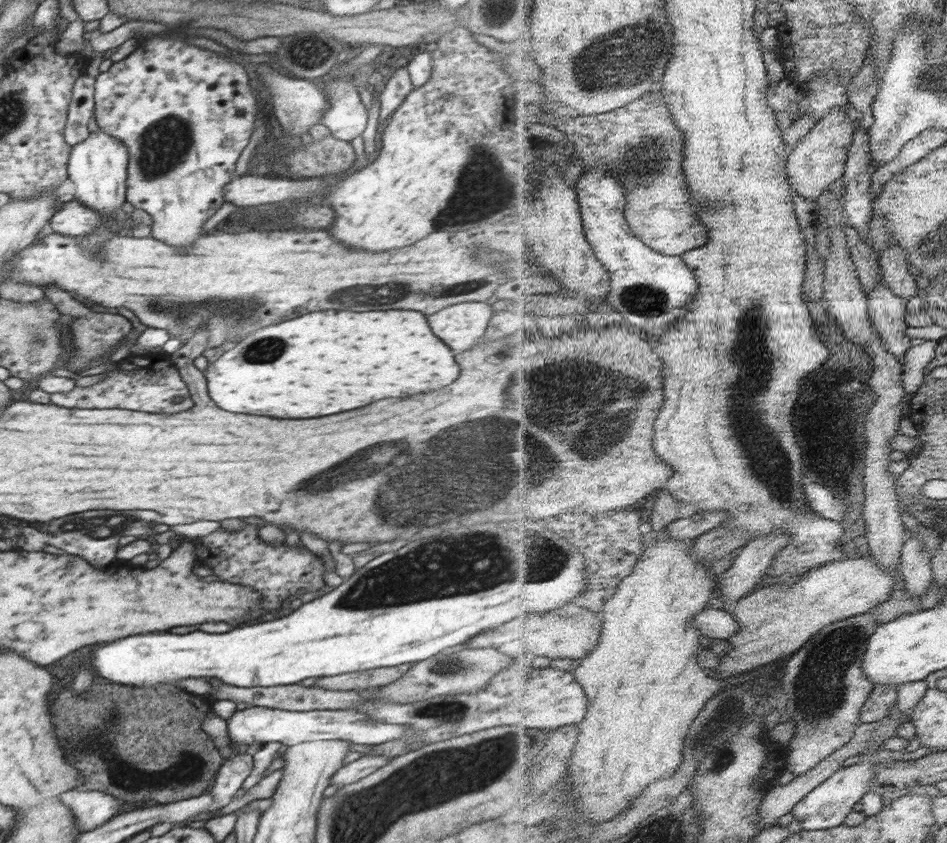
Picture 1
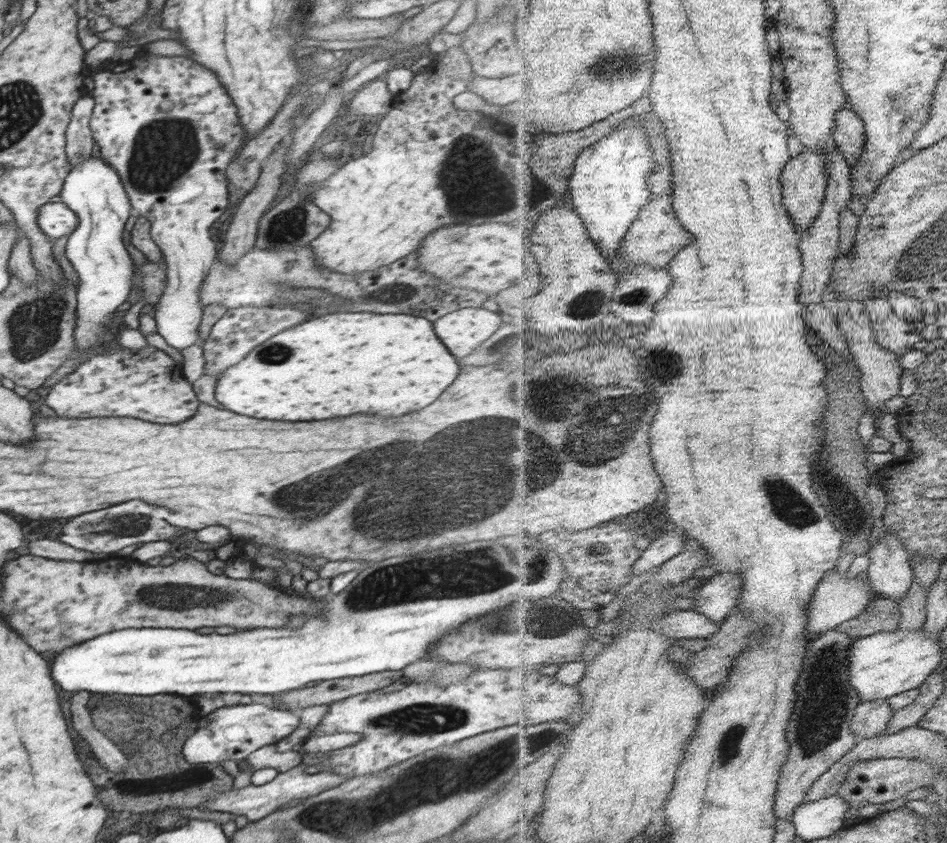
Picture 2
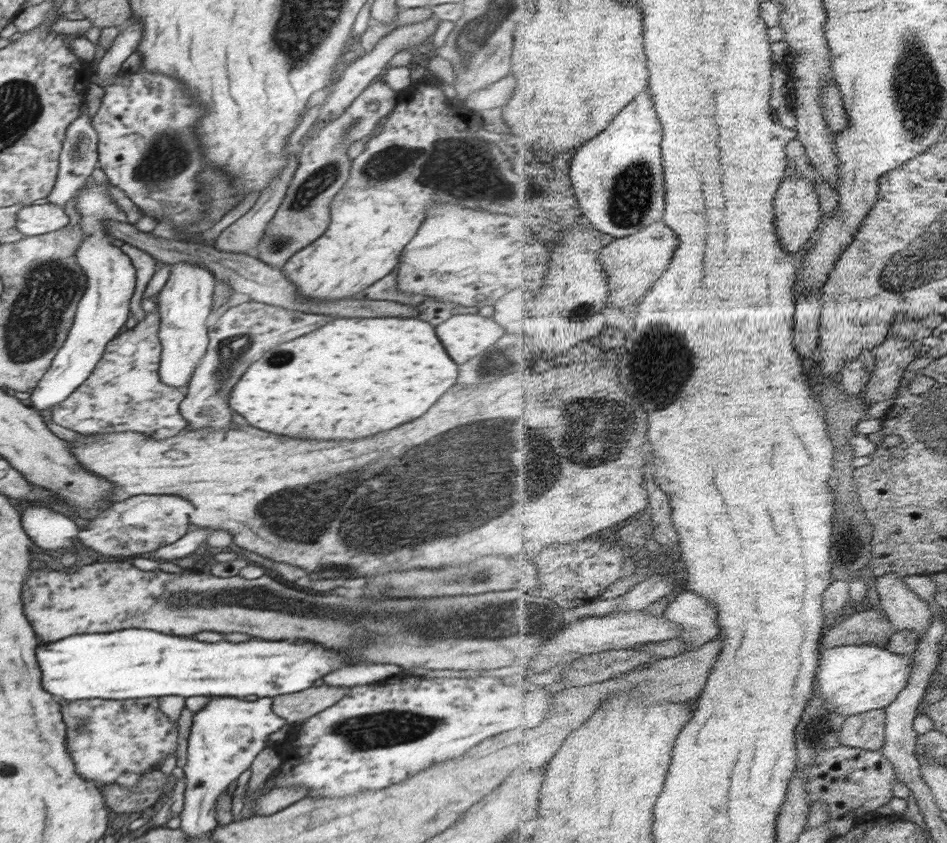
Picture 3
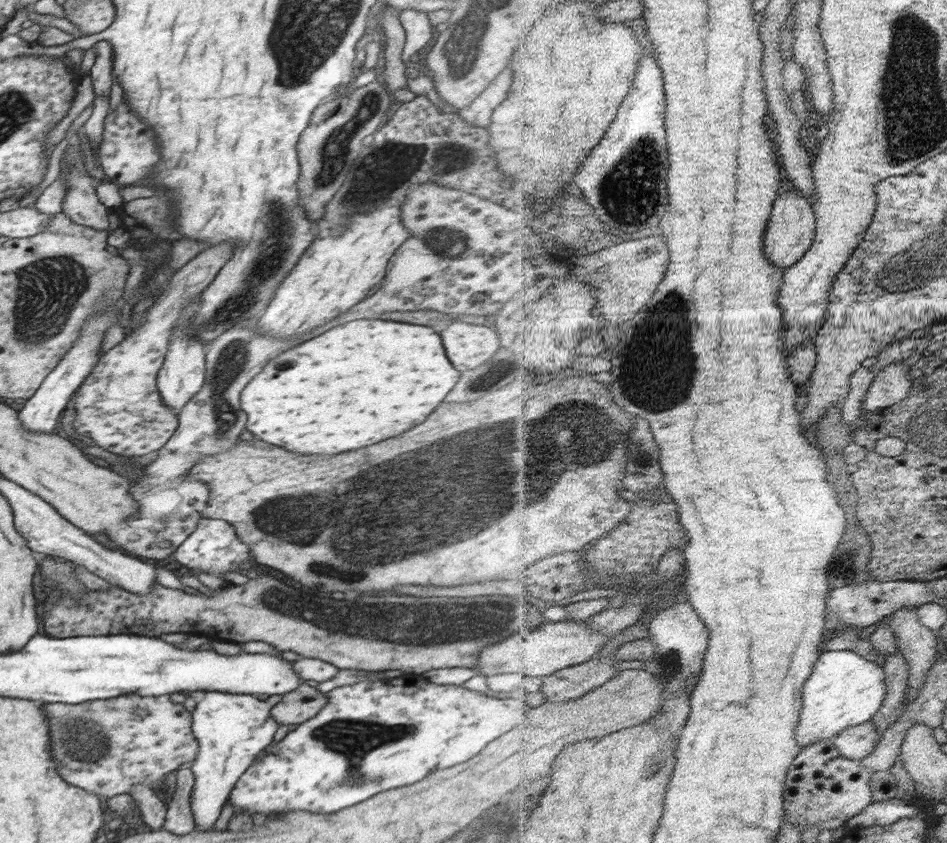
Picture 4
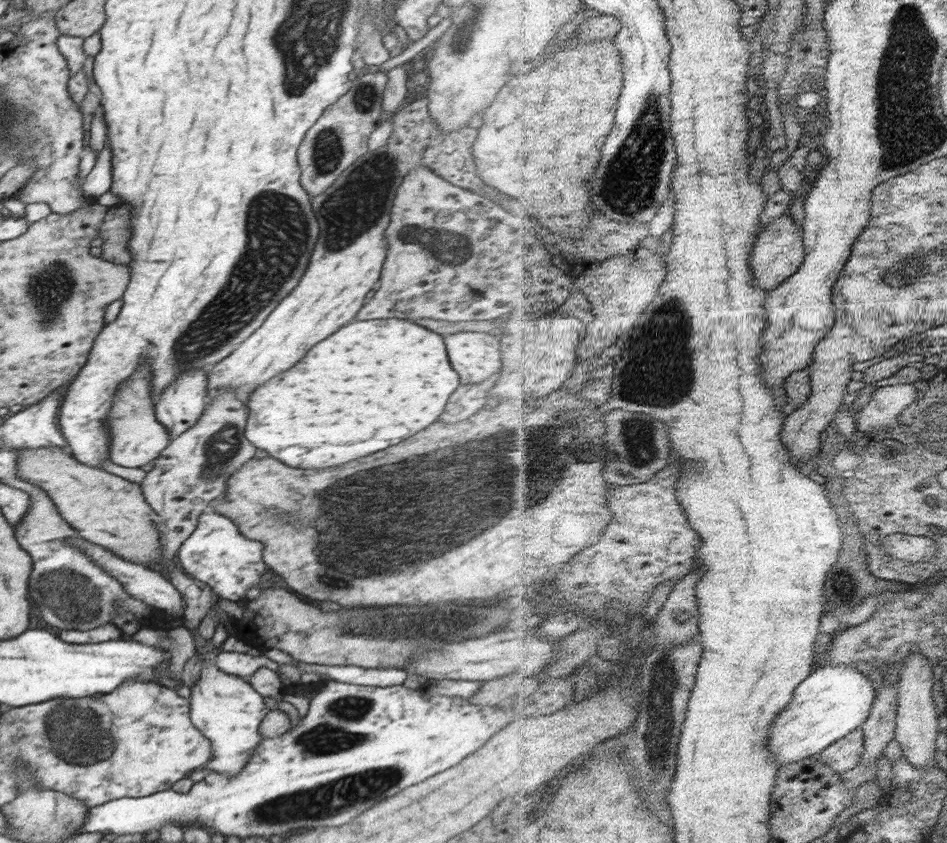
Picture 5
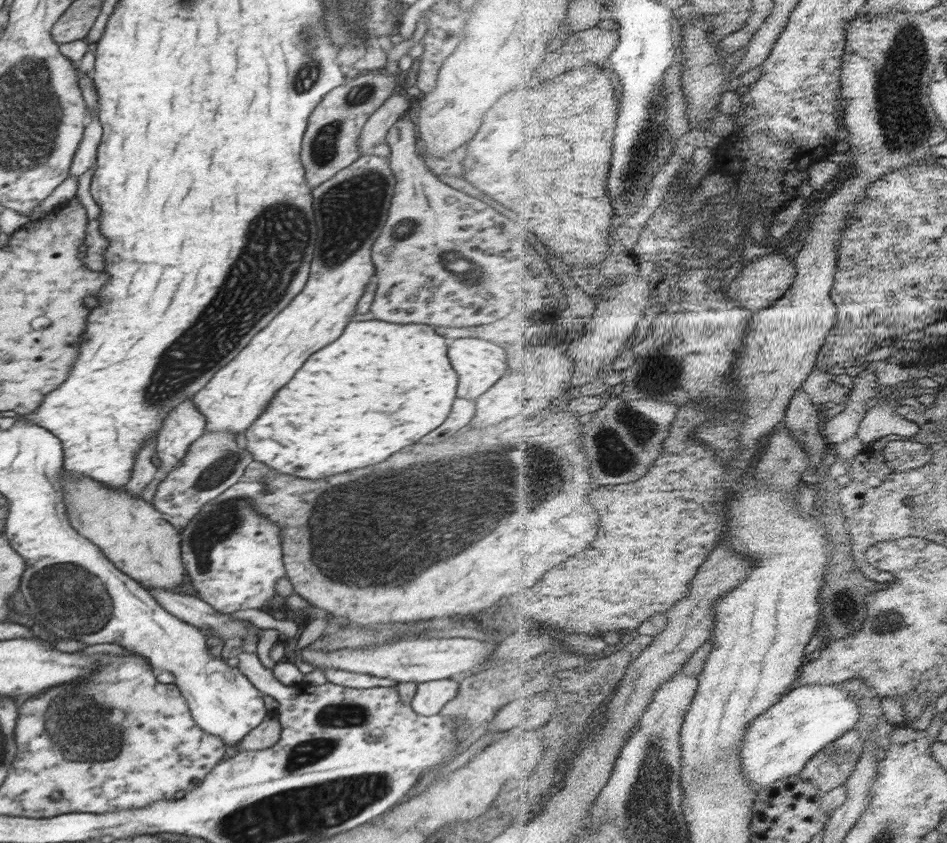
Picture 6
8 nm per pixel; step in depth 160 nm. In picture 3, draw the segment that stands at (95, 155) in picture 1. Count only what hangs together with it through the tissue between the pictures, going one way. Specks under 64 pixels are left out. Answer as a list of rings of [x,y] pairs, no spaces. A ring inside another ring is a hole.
[[[93,176],[87,179],[85,185],[73,196],[73,198],[75,197],[78,197],[77,207],[82,216],[78,226],[80,226],[80,230],[84,234],[84,237],[82,237],[84,241],[82,241],[82,245],[76,251],[76,258],[77,263],[87,276],[86,289],[81,296],[80,302],[77,304],[75,317],[65,343],[59,348],[60,350],[58,350],[55,358],[52,360],[50,368],[43,374],[36,388],[30,393],[27,403],[36,411],[52,409],[57,404],[64,402],[95,370],[104,355],[107,344],[125,330],[126,321],[131,316],[130,298],[132,298],[136,288],[136,269],[130,257],[122,251],[122,248],[113,246],[112,237],[106,231],[106,226],[112,224],[112,221],[128,223],[128,217],[117,207],[113,198],[111,198],[111,194],[109,194],[107,186],[97,184]]]

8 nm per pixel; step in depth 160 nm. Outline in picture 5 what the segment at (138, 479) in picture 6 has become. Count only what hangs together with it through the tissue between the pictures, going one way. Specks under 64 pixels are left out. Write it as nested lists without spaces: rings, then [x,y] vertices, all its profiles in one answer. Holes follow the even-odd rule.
[[[143,361],[131,378],[119,387],[113,398],[112,410],[107,418],[107,427],[111,434],[109,459],[118,466],[140,468],[160,456],[171,438],[167,428],[155,417],[155,401],[151,396],[151,368]]]

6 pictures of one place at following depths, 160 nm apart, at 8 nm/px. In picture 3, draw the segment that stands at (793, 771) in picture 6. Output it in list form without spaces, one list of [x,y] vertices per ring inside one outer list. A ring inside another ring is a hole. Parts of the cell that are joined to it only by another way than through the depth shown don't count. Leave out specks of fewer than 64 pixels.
[[[862,643],[856,645],[844,645],[830,648],[823,653],[822,666],[819,668],[817,678],[817,690],[821,692],[826,701],[830,701],[832,710],[838,709],[840,713],[852,717],[866,712],[880,709],[888,709],[900,699],[901,692],[906,690],[910,683],[912,671],[914,671],[915,657],[903,656],[891,651],[891,647],[882,648],[875,643]]]

